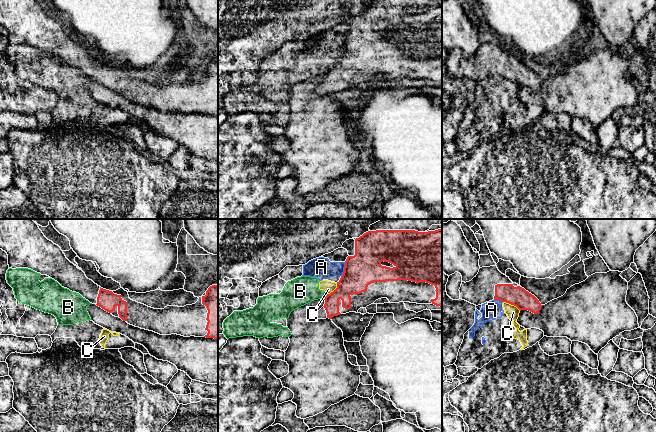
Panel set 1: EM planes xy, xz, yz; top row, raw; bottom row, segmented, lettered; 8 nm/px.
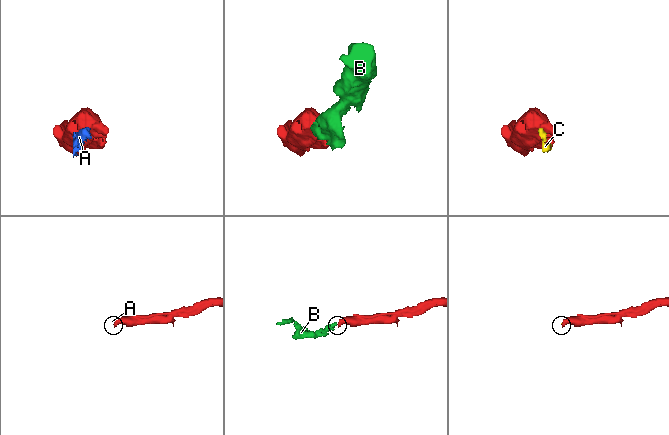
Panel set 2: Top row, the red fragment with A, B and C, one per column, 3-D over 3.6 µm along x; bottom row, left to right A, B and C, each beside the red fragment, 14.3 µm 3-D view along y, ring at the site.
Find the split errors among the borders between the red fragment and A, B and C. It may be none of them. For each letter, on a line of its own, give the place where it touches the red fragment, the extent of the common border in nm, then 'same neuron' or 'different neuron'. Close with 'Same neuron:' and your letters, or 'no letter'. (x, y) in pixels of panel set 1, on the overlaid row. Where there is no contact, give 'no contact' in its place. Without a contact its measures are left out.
A: xz (344, 270) | 130 nm | different neuron
B: xz (326, 296) | 50 nm | different neuron
C: yz (512, 304) | 160 nm | different neuron
Same neuron: no letter

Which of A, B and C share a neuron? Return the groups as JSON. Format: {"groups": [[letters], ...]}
{"groups": [["A", "B", "C"]]}

